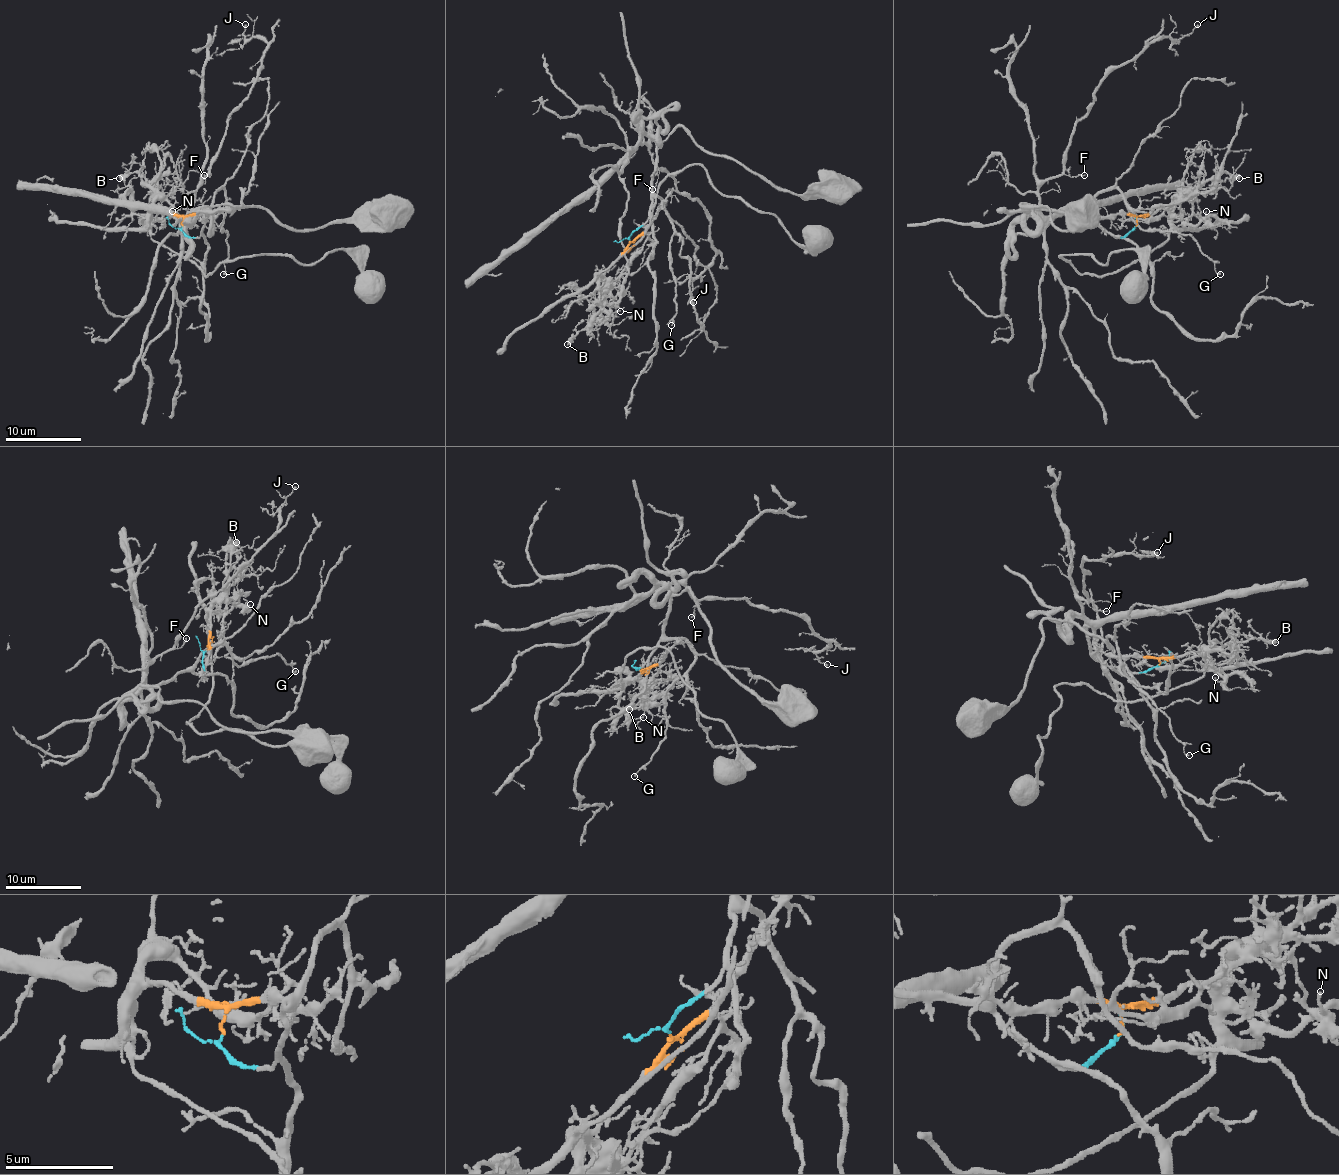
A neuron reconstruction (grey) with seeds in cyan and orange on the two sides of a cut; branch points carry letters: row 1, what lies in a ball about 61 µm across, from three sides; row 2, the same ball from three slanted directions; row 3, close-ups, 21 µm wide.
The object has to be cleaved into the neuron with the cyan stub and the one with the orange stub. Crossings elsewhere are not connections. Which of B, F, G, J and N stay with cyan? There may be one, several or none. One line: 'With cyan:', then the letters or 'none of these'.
With cyan: F, G, J

